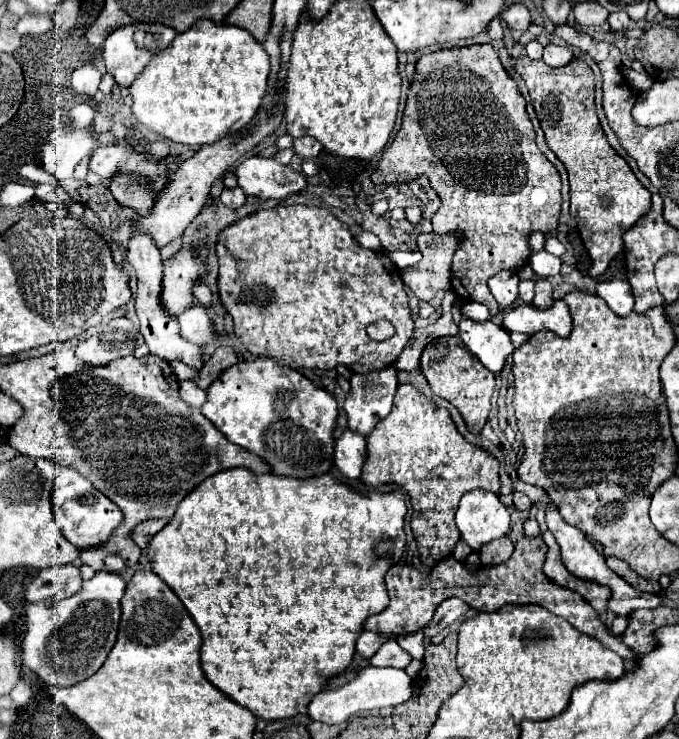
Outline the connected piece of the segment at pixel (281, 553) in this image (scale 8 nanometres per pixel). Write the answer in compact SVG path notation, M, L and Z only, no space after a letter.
M235 468L223 470L223 474L213 474L211 478L207 478L207 482L203 482L203 486L197 486L191 494L187 494L187 498L183 498L183 502L177 506L173 520L151 538L147 556L153 572L163 578L165 584L179 596L179 600L185 604L191 618L201 630L201 636L205 640L205 644L201 646L201 668L205 672L205 678L231 700L249 708L257 718L287 720L297 714L307 714L311 698L319 694L319 690L323 690L325 682L333 676L339 676L351 664L355 642L363 632L363 622L369 616L379 614L383 606L389 604L383 578L391 564L397 564L403 554L406 542L406 533L403 530L405 514L407 506L403 492L357 492L331 474L299 480L273 474L257 476L249 470Z

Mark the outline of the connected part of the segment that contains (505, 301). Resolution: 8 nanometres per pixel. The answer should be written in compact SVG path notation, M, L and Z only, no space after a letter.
M501 270L499 274L491 276L489 282L489 290L501 308L511 308L515 304L517 286L519 286L519 276L513 270Z

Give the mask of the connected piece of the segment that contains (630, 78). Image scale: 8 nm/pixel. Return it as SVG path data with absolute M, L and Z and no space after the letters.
M621 66L621 72L623 72L625 80L629 82L629 86L635 88L635 90L639 90L639 92L649 90L649 88L655 84L655 80L653 80L651 76L647 76L645 72L635 72L635 70L629 68L629 66Z

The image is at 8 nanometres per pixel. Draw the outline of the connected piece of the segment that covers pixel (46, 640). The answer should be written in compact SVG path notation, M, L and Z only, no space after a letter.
M99 570L91 580L85 580L81 590L71 598L29 604L27 632L21 642L23 664L51 686L73 686L93 676L115 644L125 586L119 574Z

